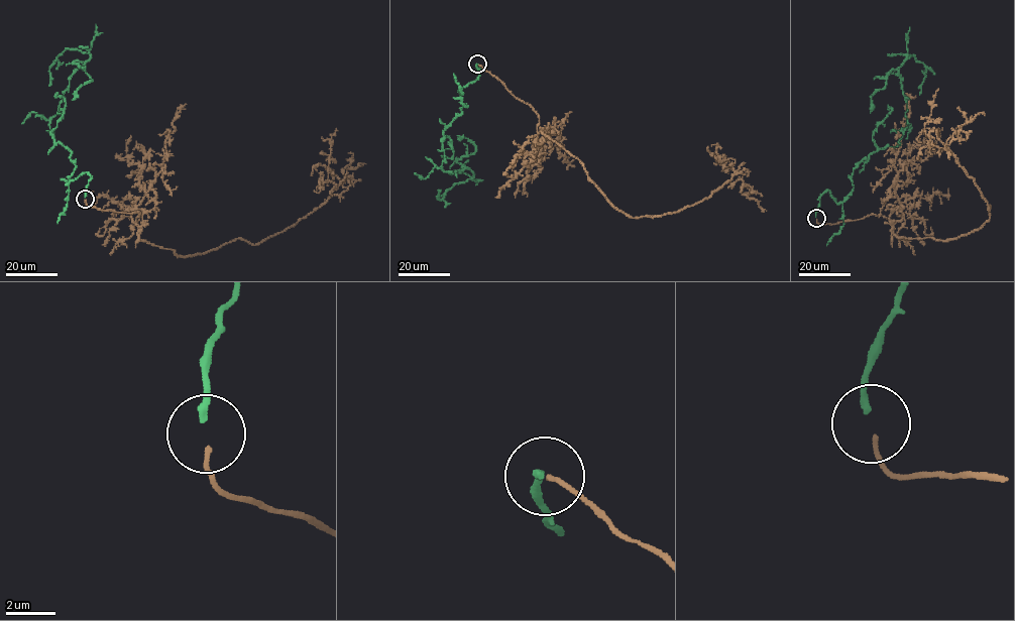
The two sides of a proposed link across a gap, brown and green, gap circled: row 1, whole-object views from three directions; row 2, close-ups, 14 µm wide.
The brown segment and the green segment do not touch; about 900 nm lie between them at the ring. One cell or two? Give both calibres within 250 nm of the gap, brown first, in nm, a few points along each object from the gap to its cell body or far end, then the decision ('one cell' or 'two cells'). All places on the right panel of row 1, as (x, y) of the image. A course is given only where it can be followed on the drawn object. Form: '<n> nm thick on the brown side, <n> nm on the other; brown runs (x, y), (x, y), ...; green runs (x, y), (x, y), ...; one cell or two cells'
190 nm thick on the brown side, 300 nm on the other; brown runs (816, 220), (883, 215), (897, 238), (946, 241), (989, 219), (973, 178), (925, 133), (938, 88); green runs (815, 217), (821, 195), (839, 203), (857, 164), (897, 146), (910, 54), (919, 94); two cells

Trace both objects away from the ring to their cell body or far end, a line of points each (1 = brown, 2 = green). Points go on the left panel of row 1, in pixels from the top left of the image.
1: (85, 200), (138, 212), (139, 240), (177, 256), (236, 239), (258, 244), (335, 190), (336, 128)
2: (85, 198), (92, 177), (67, 184), (75, 163), (49, 125), (90, 54), (66, 48), (48, 86)

